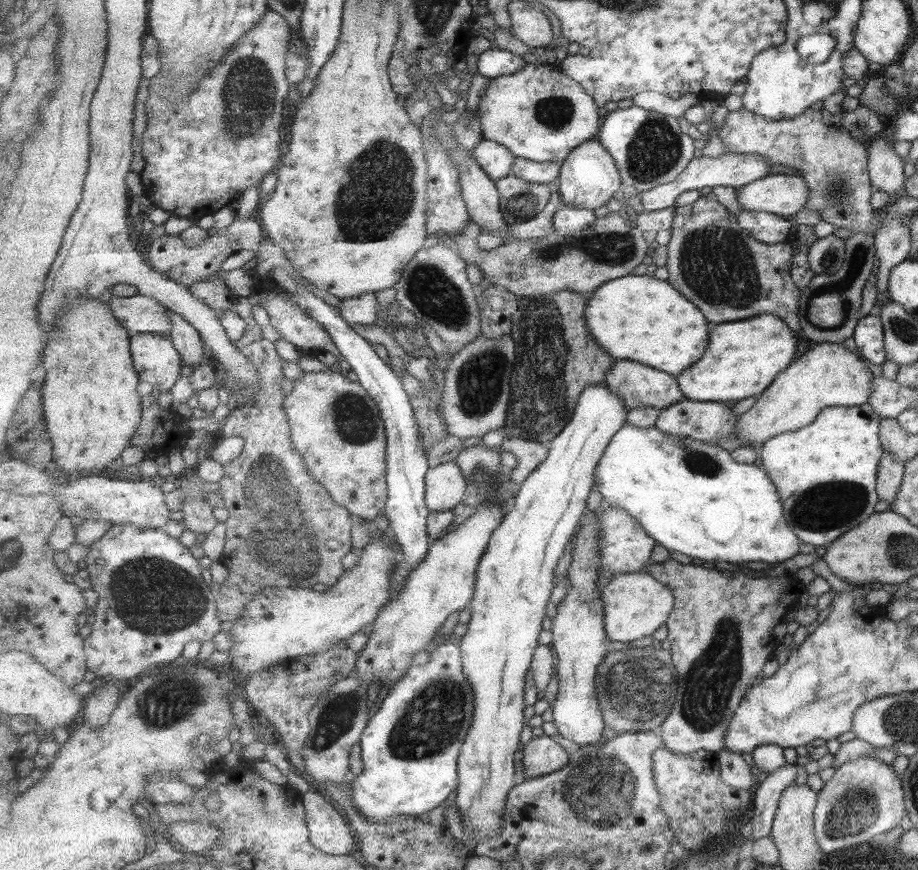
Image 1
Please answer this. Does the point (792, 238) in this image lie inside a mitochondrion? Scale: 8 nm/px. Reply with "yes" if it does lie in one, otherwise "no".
no

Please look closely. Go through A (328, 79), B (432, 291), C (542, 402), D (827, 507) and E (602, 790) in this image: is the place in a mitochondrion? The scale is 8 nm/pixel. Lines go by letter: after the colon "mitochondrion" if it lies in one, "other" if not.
A: other
B: mitochondrion
C: mitochondrion
D: mitochondrion
E: mitochondrion

